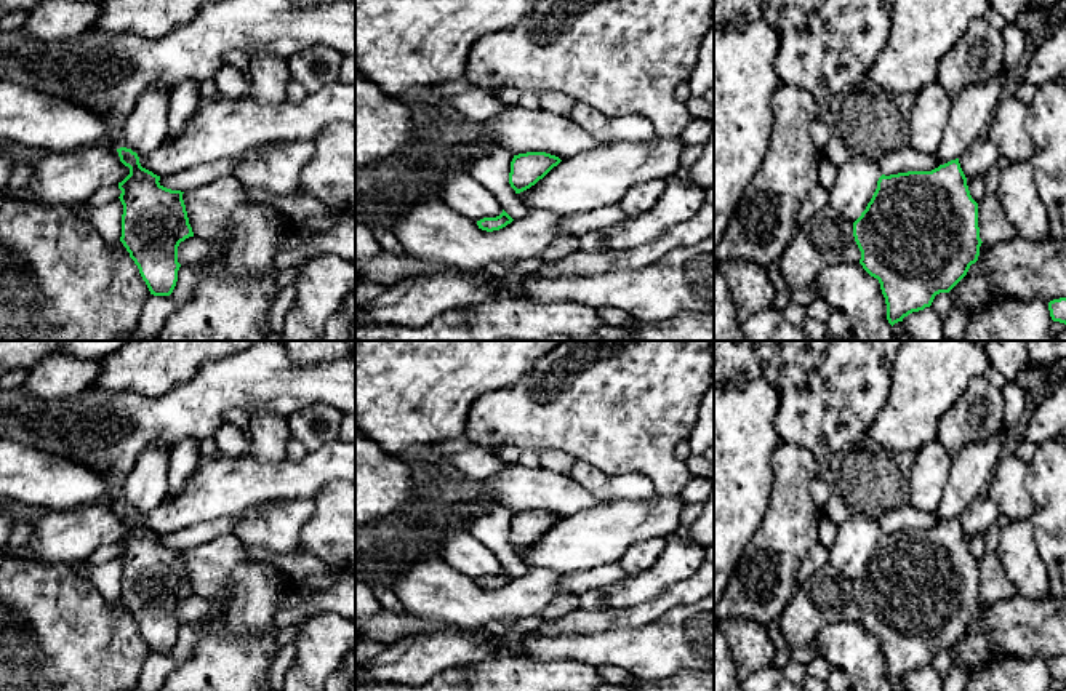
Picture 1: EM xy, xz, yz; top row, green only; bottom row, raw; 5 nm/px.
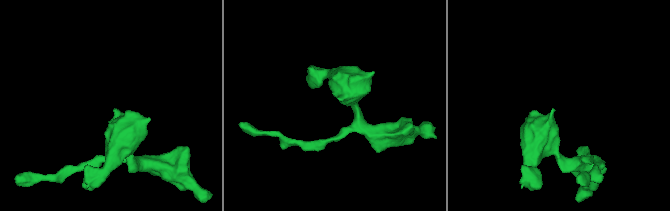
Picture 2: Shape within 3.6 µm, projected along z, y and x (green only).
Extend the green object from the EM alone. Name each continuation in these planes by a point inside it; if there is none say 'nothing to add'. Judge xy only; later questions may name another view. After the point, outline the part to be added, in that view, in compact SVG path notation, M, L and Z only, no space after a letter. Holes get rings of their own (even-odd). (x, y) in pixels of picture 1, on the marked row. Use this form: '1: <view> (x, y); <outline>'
1: xy (108, 72); M291 0L213 2L202 6L195 19L158 40L86 29L74 42L42 43L24 27L0 30L0 80L107 112L112 122L106 142L120 149L125 120L144 91L173 91L184 80L202 86L214 80L232 50L243 50L248 56L266 51L290 58L317 45L355 56L355 0L322 2L309 8L298 8Z

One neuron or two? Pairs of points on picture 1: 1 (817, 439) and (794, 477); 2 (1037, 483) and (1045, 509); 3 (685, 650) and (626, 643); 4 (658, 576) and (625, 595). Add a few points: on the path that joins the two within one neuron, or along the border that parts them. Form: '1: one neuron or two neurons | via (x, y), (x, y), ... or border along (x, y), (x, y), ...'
1: two neurons | border along (783, 439), (807, 448), (815, 456)
2: one neuron | via (1044, 490), (1045, 503)
3: one neuron | via (671, 650), (641, 650)
4: one neuron | via (650, 583), (633, 591)

